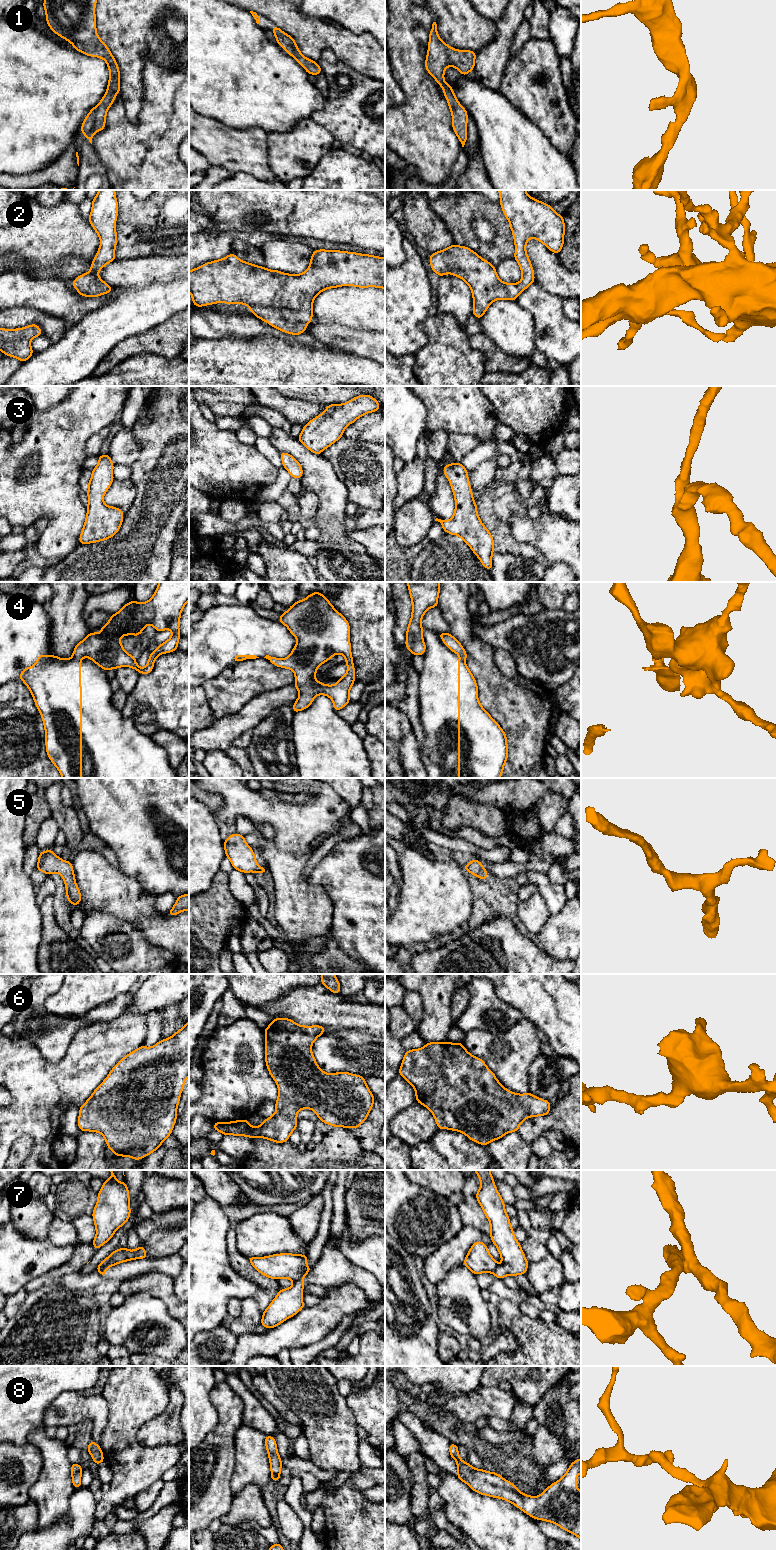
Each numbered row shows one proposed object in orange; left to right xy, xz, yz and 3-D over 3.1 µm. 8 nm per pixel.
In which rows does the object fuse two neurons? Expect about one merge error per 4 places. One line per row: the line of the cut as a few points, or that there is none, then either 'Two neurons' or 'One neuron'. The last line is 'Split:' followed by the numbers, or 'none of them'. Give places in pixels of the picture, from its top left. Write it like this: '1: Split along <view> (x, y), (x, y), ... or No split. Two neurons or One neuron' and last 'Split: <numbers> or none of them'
1: No split. One neuron
2: No split. One neuron
3: No split. One neuron
4: Split along xy (73, 655), (80, 660). Two neurons
5: No split. One neuron
6: No split. One neuron
7: Split along xz (301, 1279), (294, 1281). Two neurons
8: No split. One neuron
Split: 4, 7

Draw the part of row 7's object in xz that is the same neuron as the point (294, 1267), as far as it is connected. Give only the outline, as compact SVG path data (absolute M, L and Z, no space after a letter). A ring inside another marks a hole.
M281 1253L247 1259L259 1273L277 1280L281 1278L302 1280L312 1268L307 1266L307 1254Z

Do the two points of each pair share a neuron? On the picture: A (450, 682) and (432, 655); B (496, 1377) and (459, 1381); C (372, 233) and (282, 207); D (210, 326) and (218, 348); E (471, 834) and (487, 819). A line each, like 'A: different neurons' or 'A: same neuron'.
A: same neuron
B: different neurons
C: same neuron
D: different neurons
E: different neurons

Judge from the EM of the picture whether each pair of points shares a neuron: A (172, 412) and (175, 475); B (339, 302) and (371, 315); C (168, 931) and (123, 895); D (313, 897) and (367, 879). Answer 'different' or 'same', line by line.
A: same
B: same
C: same
D: different

